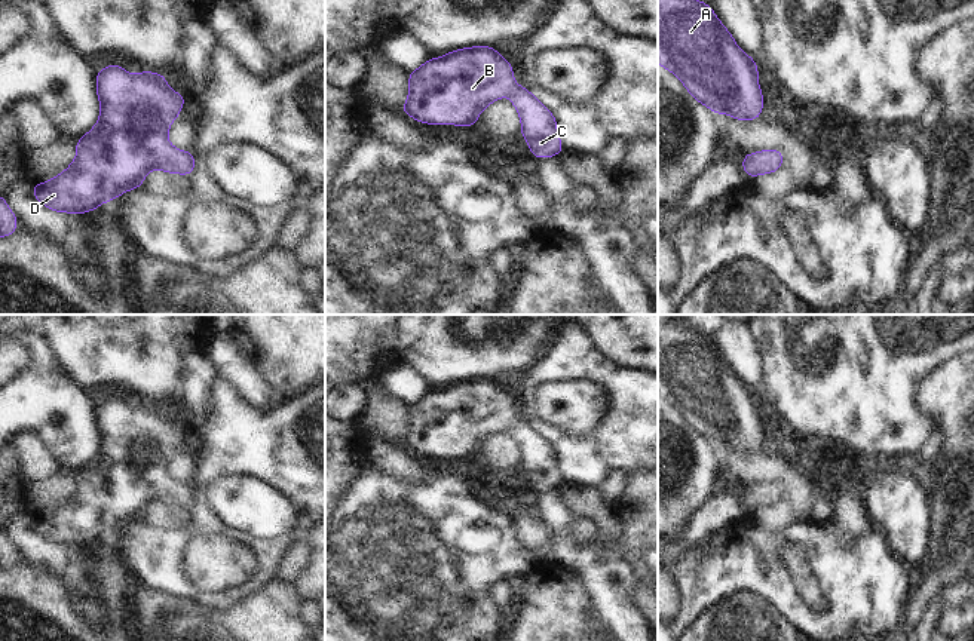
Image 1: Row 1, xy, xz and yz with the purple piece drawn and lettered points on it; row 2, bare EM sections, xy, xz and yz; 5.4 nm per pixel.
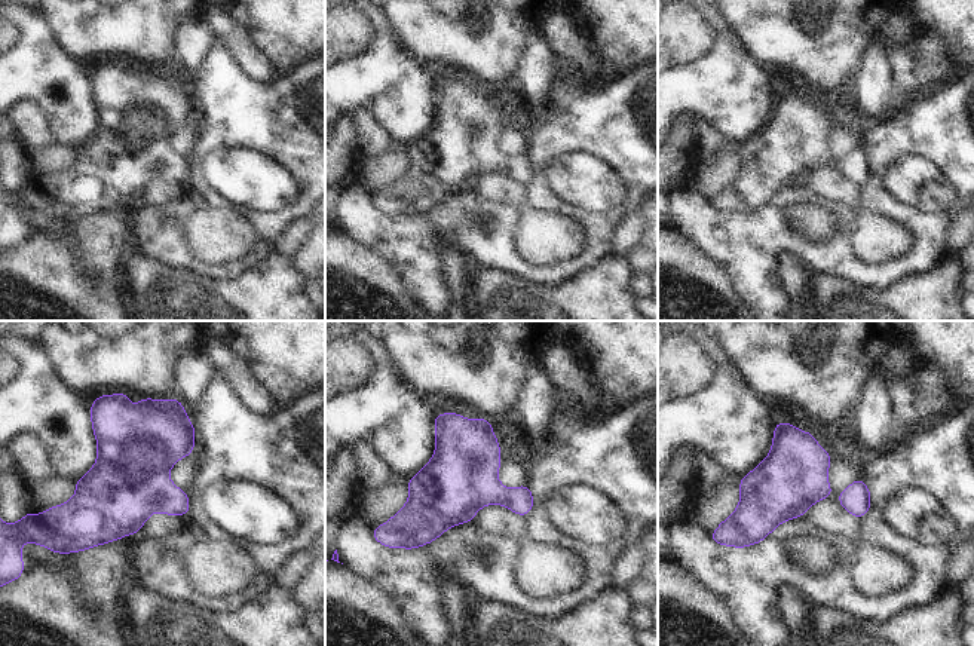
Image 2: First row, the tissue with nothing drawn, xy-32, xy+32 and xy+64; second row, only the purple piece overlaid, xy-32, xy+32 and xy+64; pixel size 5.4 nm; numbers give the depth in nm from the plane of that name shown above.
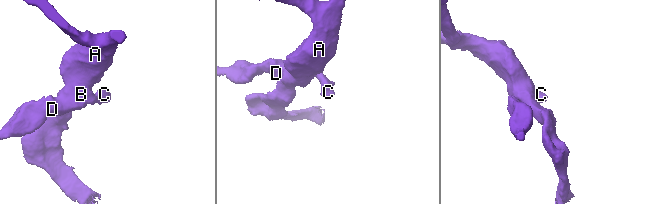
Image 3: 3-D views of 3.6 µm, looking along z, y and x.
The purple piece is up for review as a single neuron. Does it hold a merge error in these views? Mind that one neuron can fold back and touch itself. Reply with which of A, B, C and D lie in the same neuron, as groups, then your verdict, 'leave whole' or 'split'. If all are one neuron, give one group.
groups A B C D; leave whole

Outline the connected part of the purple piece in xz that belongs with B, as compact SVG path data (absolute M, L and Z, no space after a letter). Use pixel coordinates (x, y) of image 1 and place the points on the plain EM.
M477 378L453 383L441 390L429 390L408 407L408 432L402 439L416 454L428 457L475 458L480 445L493 433L508 427L521 450L521 467L537 491L558 488L563 476L557 467L557 453L524 418L512 411L514 399L494 380Z

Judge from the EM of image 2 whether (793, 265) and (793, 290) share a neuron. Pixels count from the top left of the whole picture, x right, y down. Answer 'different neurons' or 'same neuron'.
same neuron

